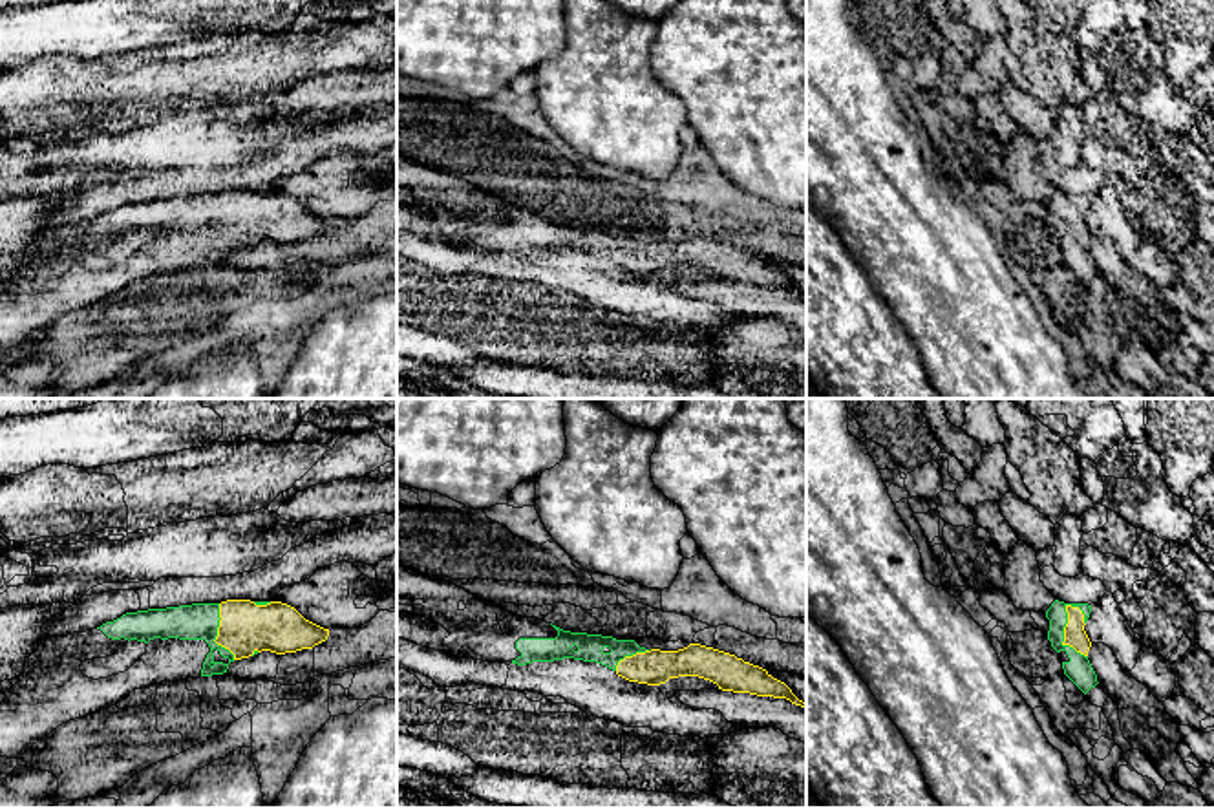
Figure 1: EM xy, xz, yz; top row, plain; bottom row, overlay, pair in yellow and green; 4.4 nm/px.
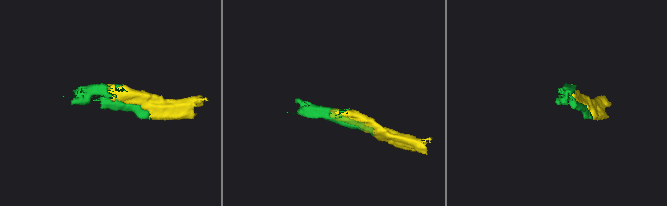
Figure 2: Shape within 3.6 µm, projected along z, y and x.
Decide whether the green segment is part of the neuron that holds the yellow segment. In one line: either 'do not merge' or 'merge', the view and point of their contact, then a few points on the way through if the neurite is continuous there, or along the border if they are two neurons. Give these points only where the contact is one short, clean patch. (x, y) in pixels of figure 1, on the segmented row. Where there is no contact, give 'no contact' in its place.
merge; meets yellow in yz at (1064, 635)

